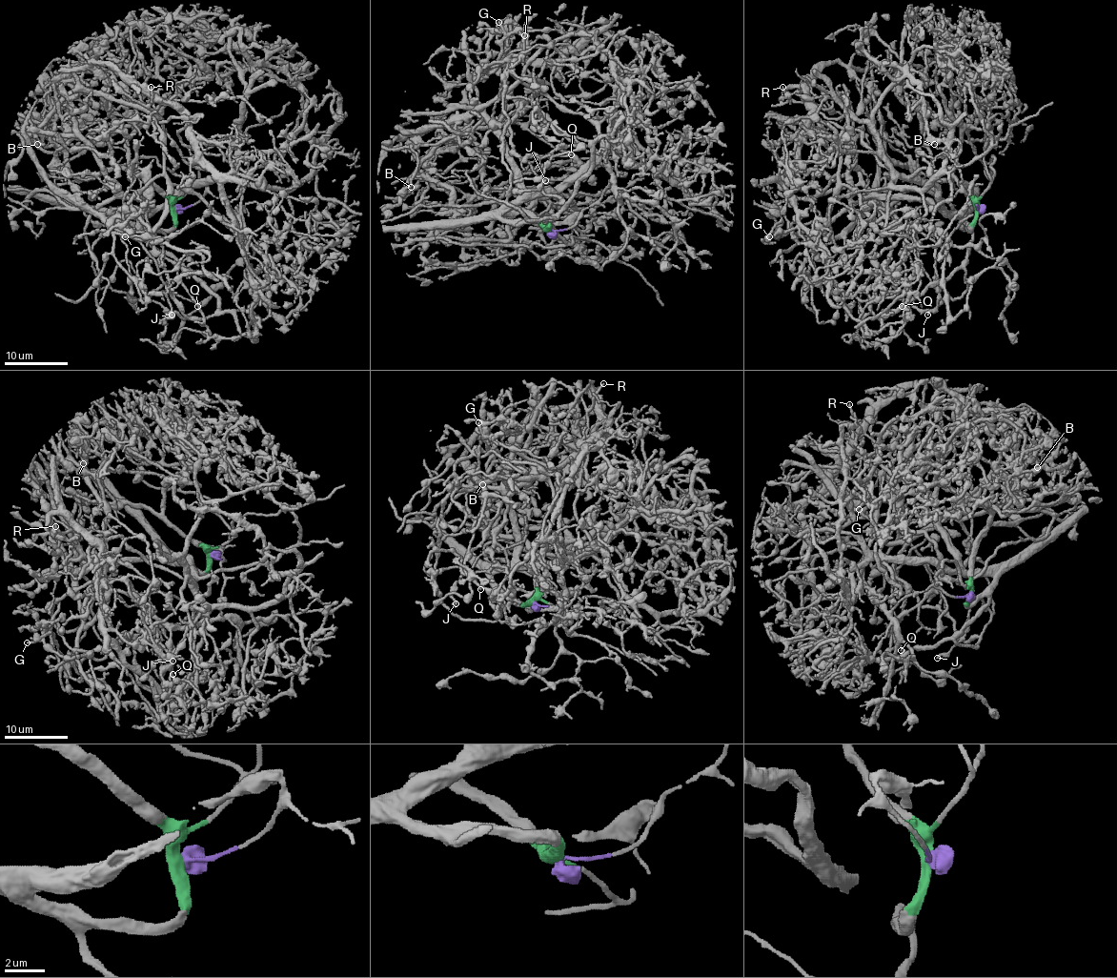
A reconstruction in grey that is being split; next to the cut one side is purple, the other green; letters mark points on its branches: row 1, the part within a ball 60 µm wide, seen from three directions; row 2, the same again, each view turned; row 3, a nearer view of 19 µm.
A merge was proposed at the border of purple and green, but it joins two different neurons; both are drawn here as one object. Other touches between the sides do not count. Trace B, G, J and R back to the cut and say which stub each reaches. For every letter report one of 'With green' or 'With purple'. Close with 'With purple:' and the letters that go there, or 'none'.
B: With green
G: With purple
J: With green
R: With purple
With purple: G, R

